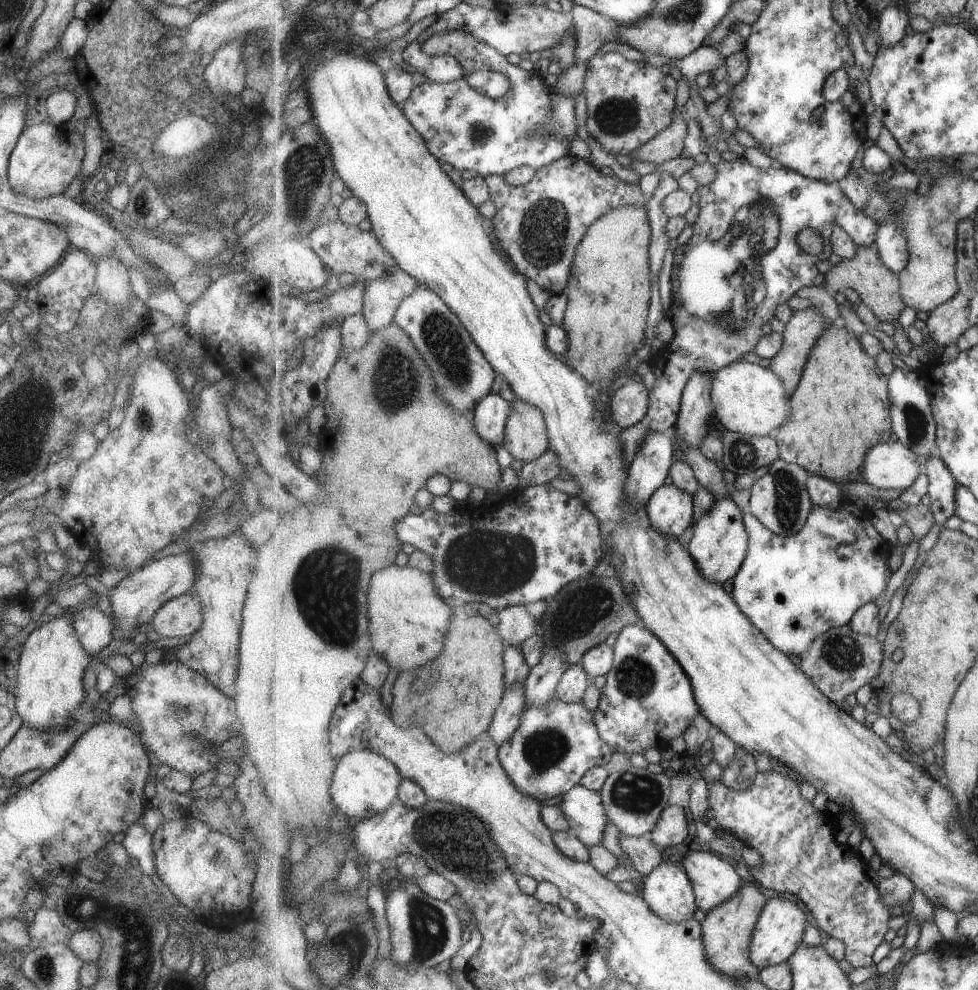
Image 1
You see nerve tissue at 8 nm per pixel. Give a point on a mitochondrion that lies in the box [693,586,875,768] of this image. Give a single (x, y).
(844, 652)

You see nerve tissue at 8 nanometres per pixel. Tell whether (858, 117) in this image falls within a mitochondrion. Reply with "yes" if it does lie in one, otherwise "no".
no

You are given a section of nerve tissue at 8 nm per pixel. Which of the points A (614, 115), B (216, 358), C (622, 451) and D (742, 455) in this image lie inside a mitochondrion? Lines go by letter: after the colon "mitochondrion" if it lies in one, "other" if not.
A: mitochondrion
B: other
C: other
D: mitochondrion

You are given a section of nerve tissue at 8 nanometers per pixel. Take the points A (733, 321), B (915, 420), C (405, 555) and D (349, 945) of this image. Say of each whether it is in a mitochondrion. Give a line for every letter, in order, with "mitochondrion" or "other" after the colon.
A: mitochondrion
B: mitochondrion
C: other
D: mitochondrion

